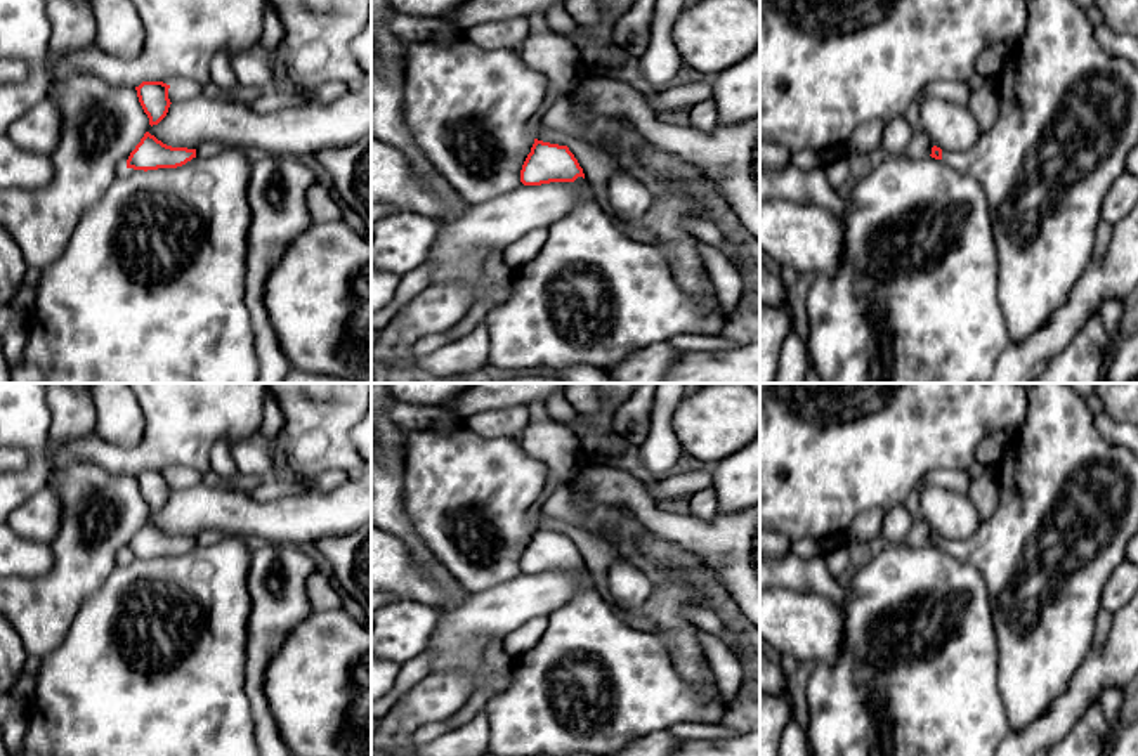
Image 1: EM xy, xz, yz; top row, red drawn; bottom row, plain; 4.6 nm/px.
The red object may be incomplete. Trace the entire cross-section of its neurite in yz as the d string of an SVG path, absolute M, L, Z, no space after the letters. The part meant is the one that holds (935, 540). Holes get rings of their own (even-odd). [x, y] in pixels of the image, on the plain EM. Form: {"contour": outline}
{"contour": "M1032 383L1025 392L1027 416L996 468L999 503L994 515L966 541L933 534L930 543L977 567L985 581L999 645L999 694L1013 730L1032 725L1069 688L1093 648L1103 588L1138 532L1138 454L1105 440L1086 399L1067 383Z"}

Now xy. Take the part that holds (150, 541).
{"contour": "M146 520L135 538L130 541L127 557L144 560L158 557L177 557L193 546L196 546L196 538L167 534Z"}

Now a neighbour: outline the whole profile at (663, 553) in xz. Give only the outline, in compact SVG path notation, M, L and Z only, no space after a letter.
M647 529L637 536L637 548L659 570L675 570L696 581L703 570L711 570L701 555Z

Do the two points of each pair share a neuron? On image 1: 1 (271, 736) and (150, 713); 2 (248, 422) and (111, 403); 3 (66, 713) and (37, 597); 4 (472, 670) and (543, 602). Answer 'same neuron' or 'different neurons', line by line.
1: different neurons
2: different neurons
3: different neurons
4: same neuron

